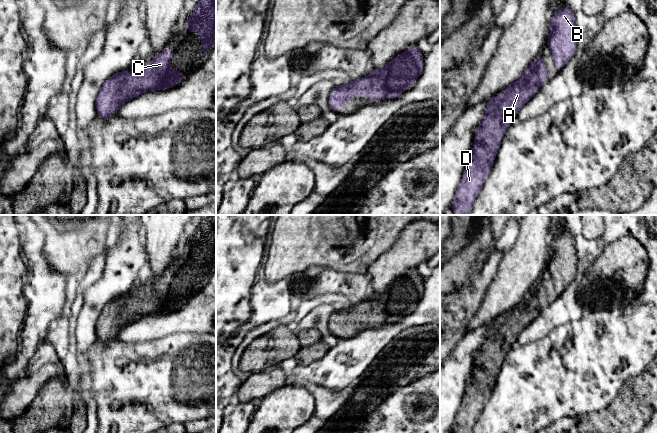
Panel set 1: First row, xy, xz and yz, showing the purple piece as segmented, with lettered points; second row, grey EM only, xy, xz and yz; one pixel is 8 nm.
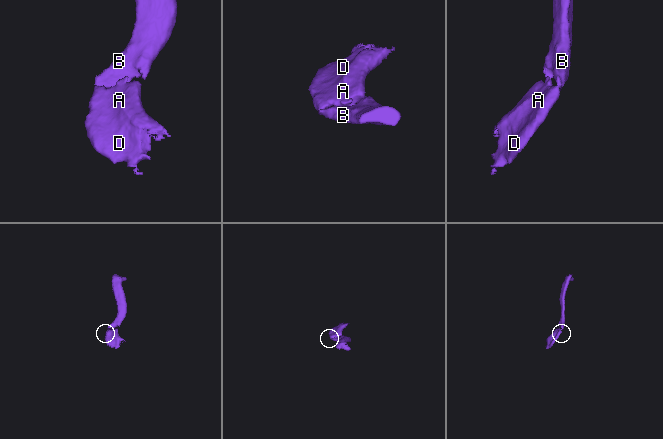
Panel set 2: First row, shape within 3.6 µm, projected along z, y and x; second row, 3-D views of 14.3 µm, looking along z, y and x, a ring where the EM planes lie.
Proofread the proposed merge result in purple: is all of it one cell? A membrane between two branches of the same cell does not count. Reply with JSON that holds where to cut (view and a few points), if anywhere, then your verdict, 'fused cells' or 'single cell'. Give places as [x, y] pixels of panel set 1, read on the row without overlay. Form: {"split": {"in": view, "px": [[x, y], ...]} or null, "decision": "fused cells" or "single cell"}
{"split": null, "decision": "single cell"}

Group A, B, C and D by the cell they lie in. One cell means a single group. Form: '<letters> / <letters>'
A B C D

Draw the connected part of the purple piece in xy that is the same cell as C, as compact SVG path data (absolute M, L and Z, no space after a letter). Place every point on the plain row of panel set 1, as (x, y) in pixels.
M166 273L152 281L148 291L135 297L127 294L113 298L102 309L95 324L95 332L102 343L117 339L120 330L147 315L168 314L176 310L186 297L173 294L170 285L173 273Z

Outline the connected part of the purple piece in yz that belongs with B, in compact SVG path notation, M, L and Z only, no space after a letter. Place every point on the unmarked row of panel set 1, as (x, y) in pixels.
M565 227L549 246L550 260L546 269L554 281L556 292L561 294L577 273L578 257L575 240L571 232Z

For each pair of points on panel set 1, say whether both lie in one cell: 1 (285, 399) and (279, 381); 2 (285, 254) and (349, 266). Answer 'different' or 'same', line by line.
1: different
2: same

